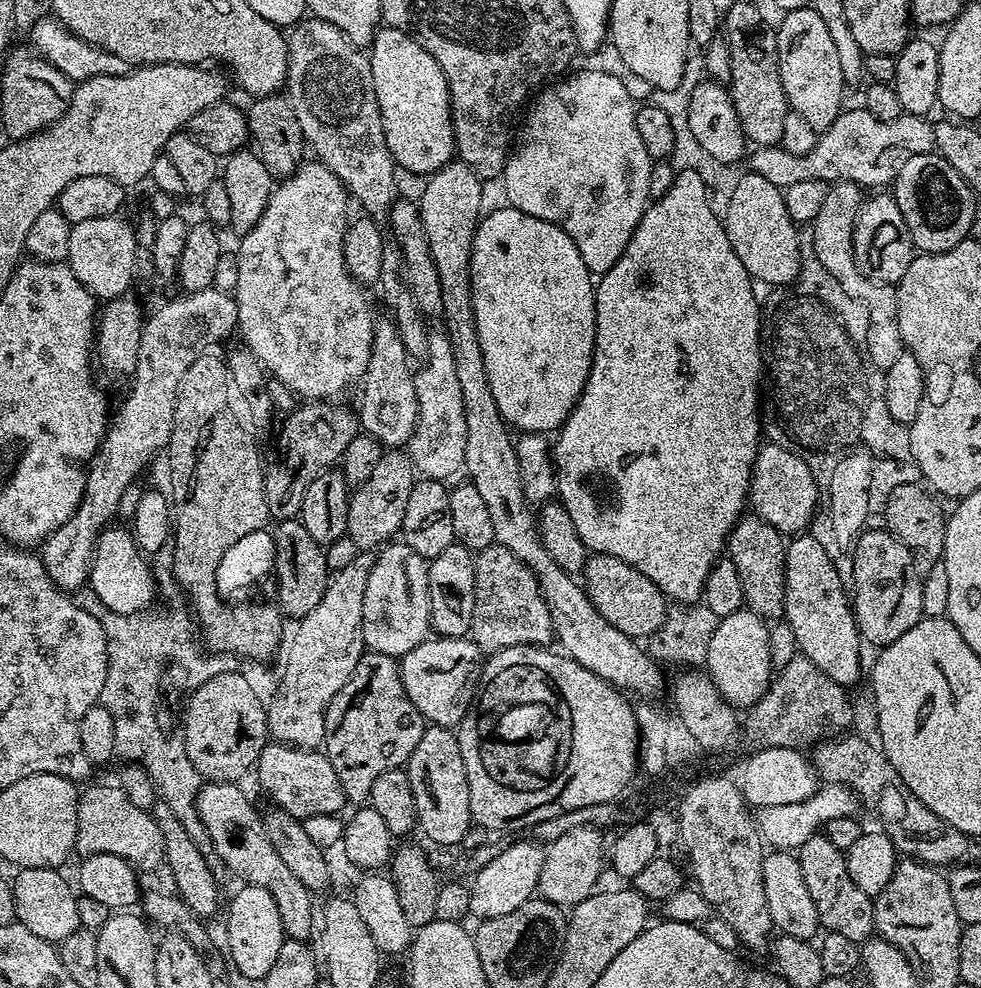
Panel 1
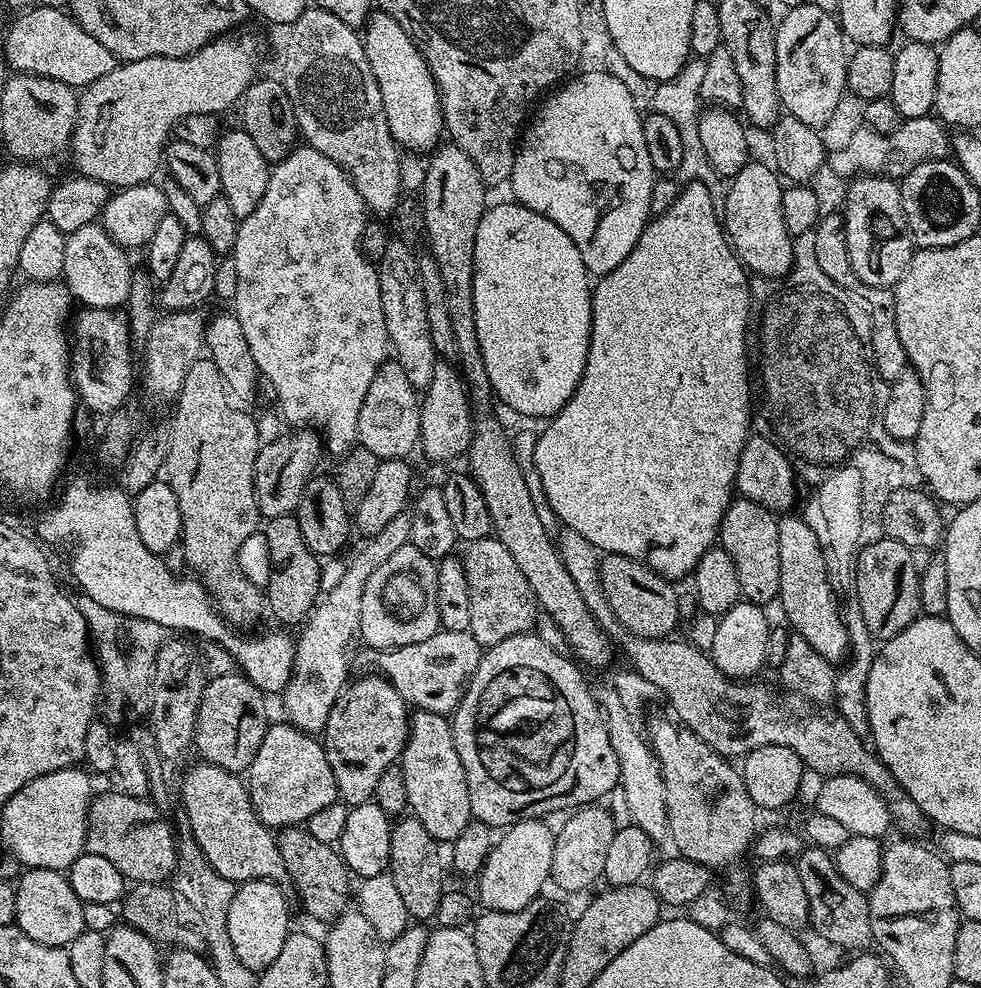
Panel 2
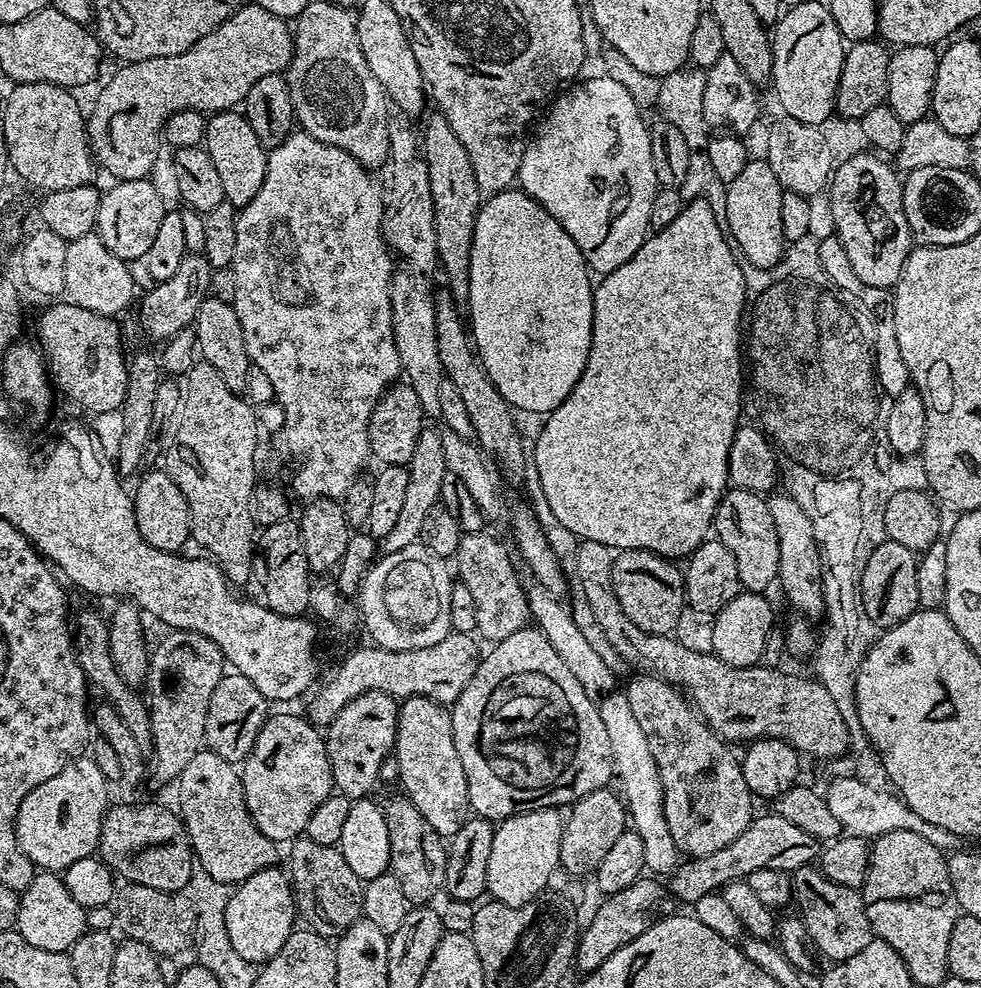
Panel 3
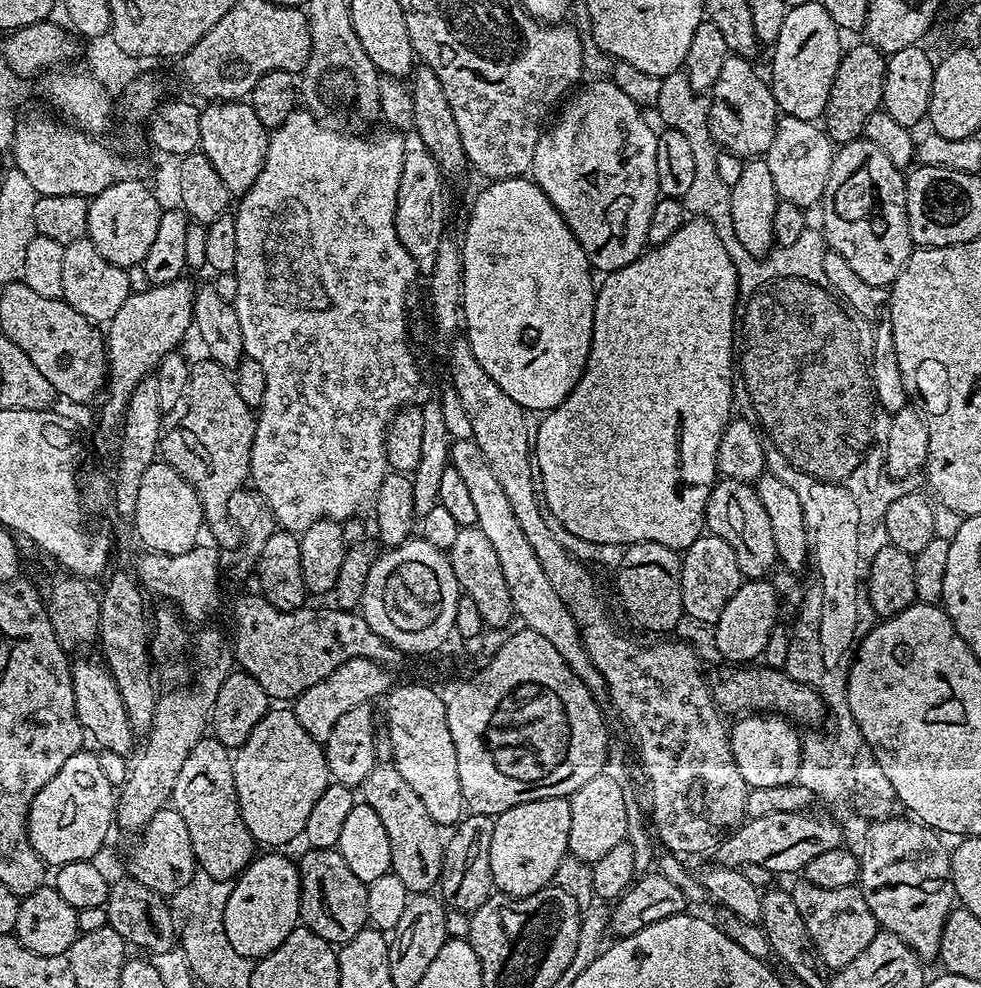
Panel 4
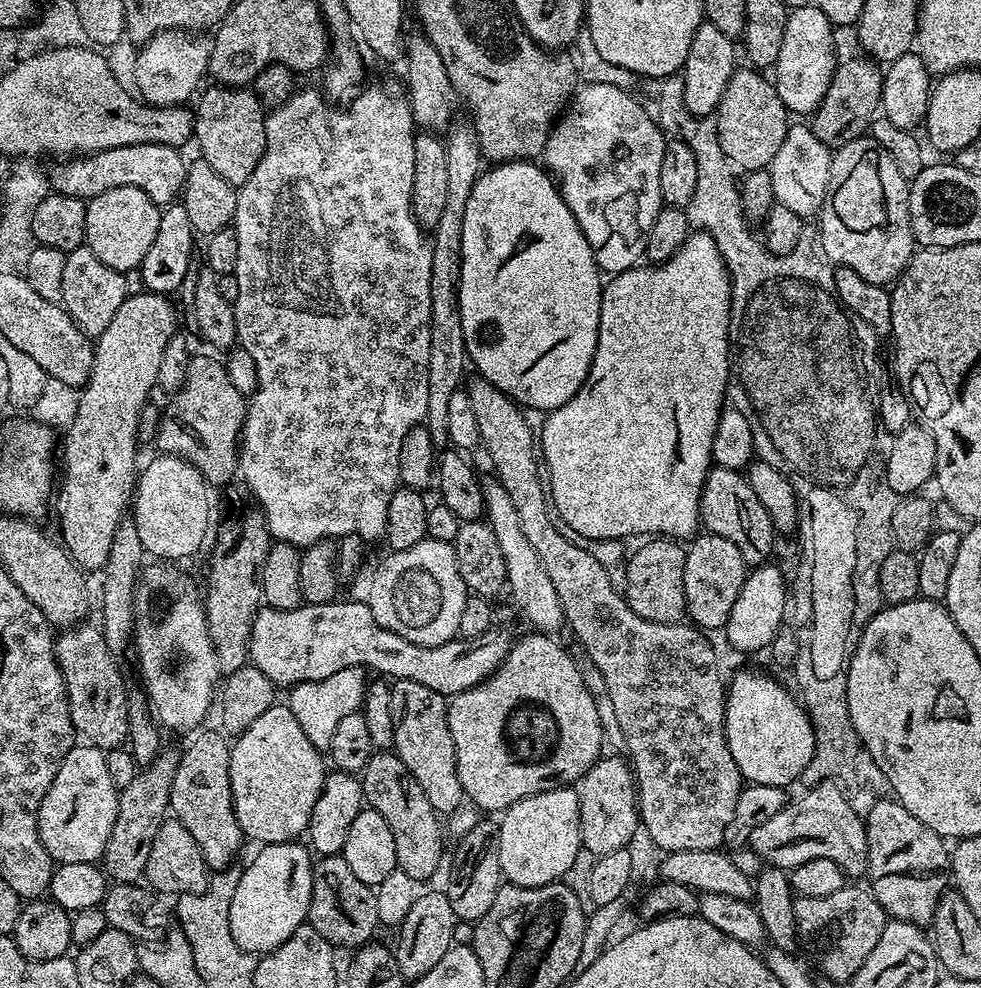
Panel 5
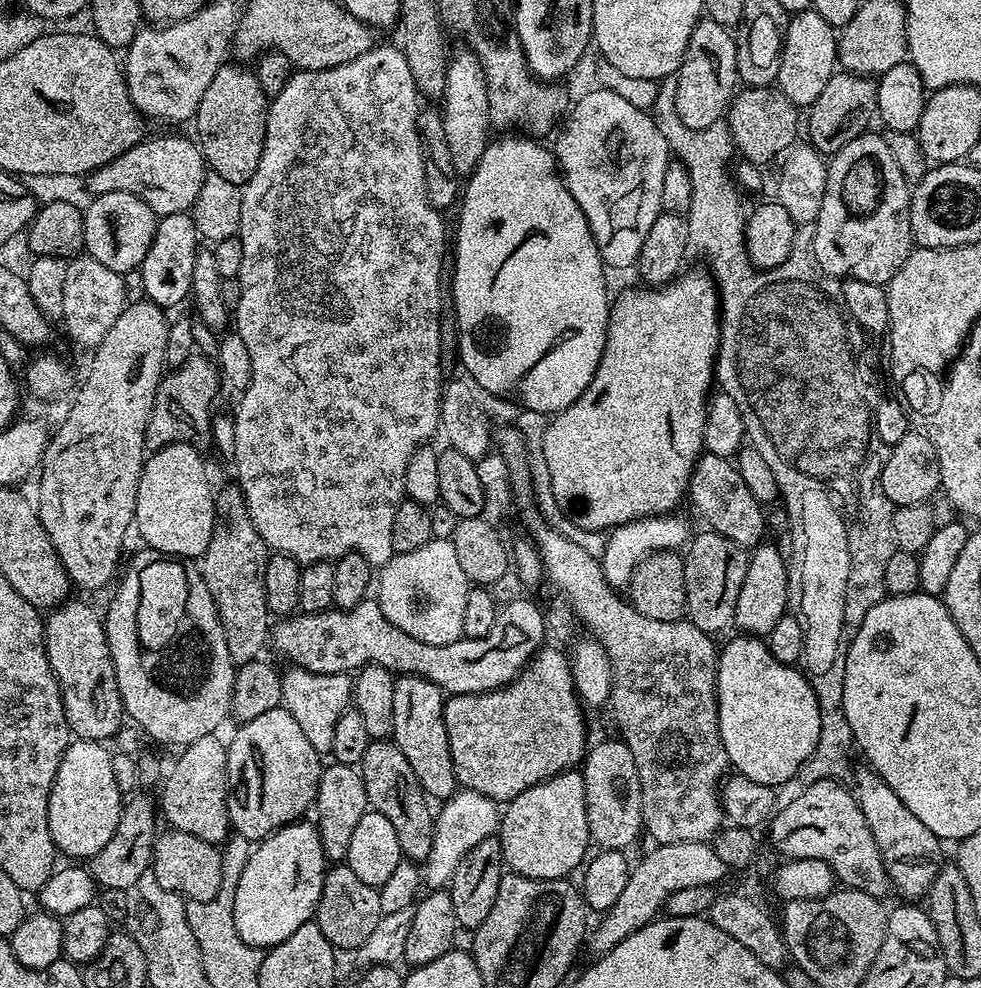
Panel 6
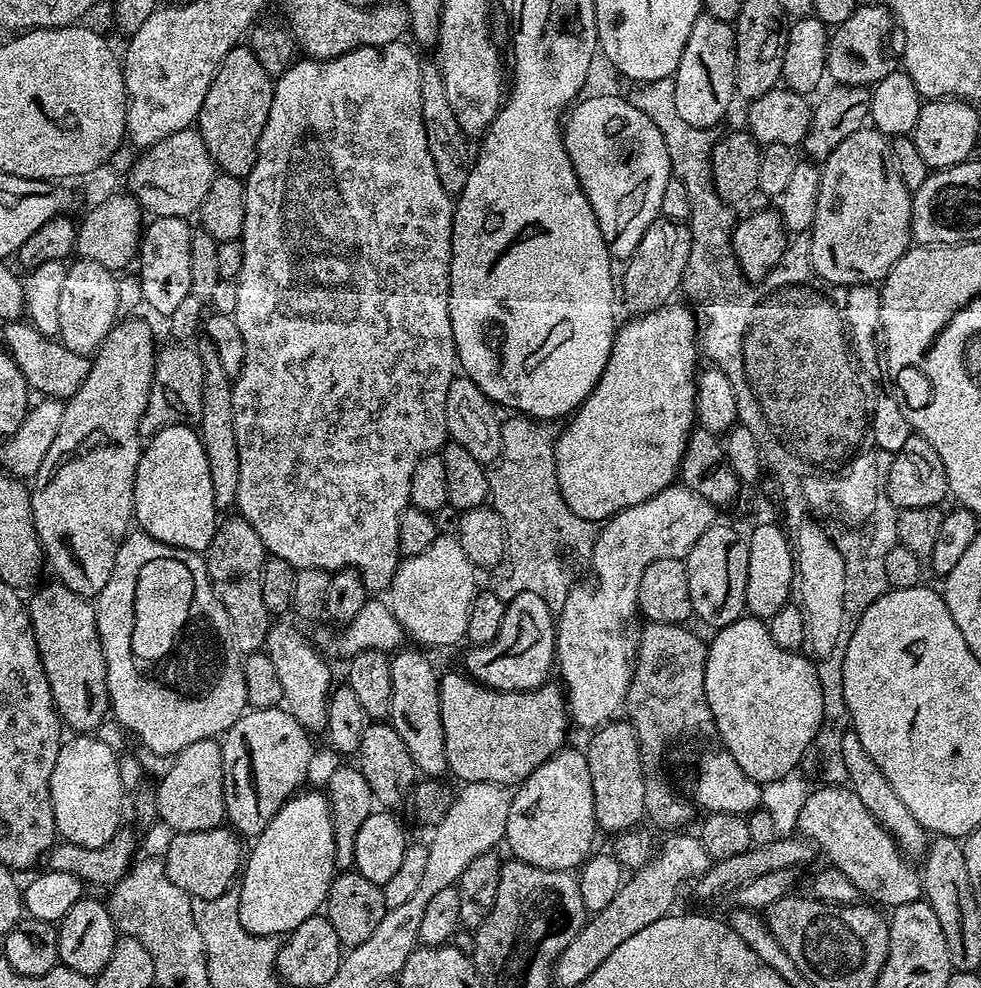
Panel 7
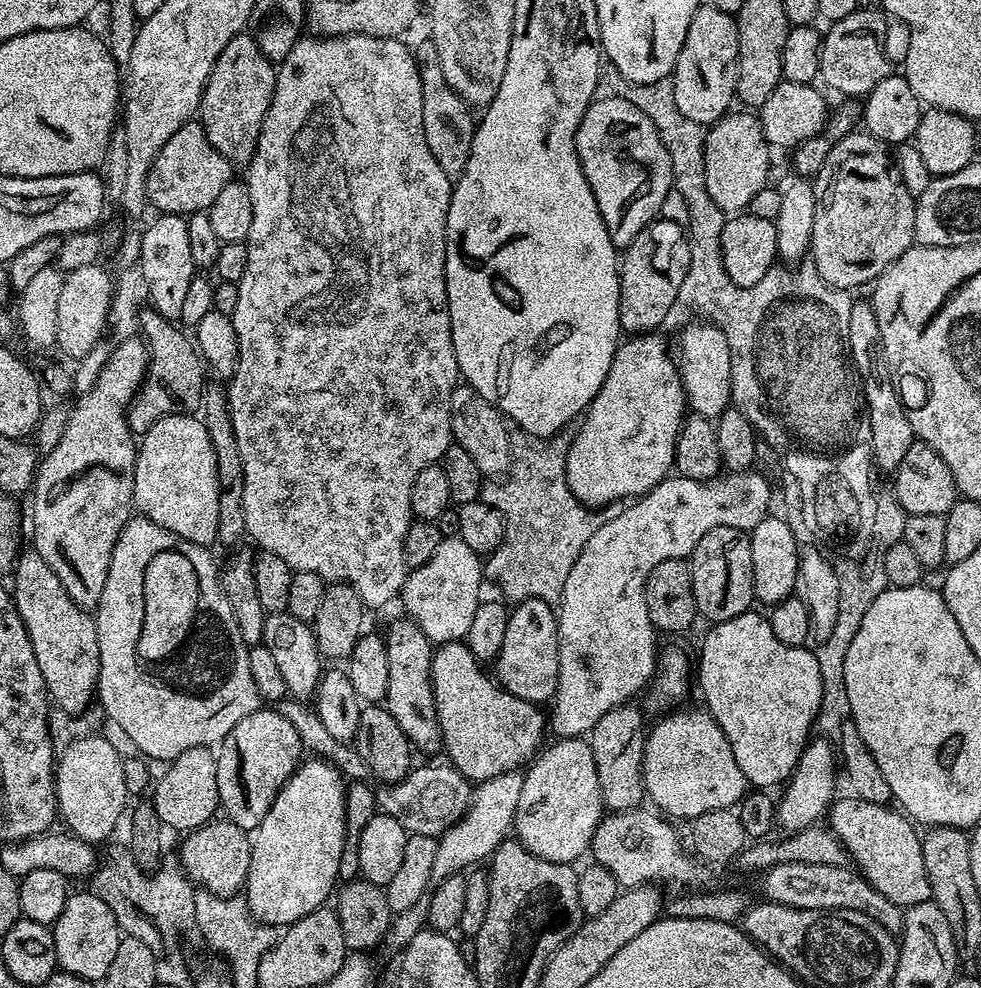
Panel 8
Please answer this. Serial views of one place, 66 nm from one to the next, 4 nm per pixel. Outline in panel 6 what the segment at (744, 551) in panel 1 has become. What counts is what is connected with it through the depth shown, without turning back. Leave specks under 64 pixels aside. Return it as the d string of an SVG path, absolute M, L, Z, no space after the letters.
M704 452L696 459L692 477L688 483L687 495L692 496L700 516L705 520L711 531L730 538L745 550L751 550L765 539L764 512L765 509L750 494L746 482L742 482L742 474L738 474L735 463L727 456L719 456Z

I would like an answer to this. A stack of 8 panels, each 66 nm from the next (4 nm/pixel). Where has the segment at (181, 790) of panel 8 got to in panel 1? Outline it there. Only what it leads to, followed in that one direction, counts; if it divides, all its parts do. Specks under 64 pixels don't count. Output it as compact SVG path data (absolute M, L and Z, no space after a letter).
M208 782L200 789L196 809L212 843L211 851L218 854L221 865L225 869L228 867L240 879L241 885L258 886L266 890L270 898L274 898L278 906L278 918L282 918L285 937L307 941L312 932L313 893L302 886L302 882L298 882L290 866L282 862L278 850L270 846L261 813L256 813L255 806L248 801L247 794L240 786L236 782Z

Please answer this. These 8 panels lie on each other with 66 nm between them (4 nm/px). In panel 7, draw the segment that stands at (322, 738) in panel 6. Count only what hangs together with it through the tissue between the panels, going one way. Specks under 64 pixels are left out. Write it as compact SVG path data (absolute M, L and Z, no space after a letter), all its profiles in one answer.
M276 622L269 627L263 651L268 653L270 662L274 662L274 670L282 685L282 707L308 733L323 733L324 723L328 717L328 698L334 687L332 672L327 664L329 661L317 652L317 649L310 643L309 637L307 640L295 628L297 627L295 623L292 623L293 625L280 623L284 622Z

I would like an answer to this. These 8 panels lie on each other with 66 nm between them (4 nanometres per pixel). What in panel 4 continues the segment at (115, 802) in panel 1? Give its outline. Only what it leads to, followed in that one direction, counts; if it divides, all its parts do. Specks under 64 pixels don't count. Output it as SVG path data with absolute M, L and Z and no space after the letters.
M174 807L163 808L150 818L150 822L139 833L136 849L128 860L127 875L148 886L150 890L165 898L186 888L198 875L198 865L194 858L194 846L190 846L190 830L182 822L182 814Z

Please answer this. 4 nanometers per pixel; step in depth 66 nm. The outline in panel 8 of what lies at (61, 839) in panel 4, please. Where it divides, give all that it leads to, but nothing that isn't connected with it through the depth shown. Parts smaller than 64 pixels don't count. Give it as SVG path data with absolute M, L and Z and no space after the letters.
M84 736L76 740L64 753L59 753L54 768L56 807L63 827L77 841L89 840L96 844L116 828L120 815L125 815L124 803L130 800L126 778L122 775L122 752L104 736Z

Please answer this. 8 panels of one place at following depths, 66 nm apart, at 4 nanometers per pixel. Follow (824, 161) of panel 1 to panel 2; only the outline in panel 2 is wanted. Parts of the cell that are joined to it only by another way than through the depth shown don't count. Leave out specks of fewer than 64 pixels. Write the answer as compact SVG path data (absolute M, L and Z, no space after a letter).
M929 114L922 118L904 120L887 136L878 134L873 128L860 126L860 129L826 160L827 167L832 167L836 176L855 178L861 174L865 176L887 176L902 178L914 166L922 166L922 162L947 160L950 156L950 132L935 115Z

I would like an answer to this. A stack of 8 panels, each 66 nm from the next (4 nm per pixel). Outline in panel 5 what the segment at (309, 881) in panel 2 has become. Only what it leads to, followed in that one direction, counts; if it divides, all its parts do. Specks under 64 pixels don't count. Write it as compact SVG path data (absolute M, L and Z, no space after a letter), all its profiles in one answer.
M343 855L321 856L312 865L312 893L310 894L310 910L308 911L307 923L311 924L326 942L330 942L337 949L348 948L355 950L361 944L367 944L373 939L372 936L378 929L380 919L378 918L378 906L376 905L376 894L374 888L366 885L350 870L350 866L344 861Z

